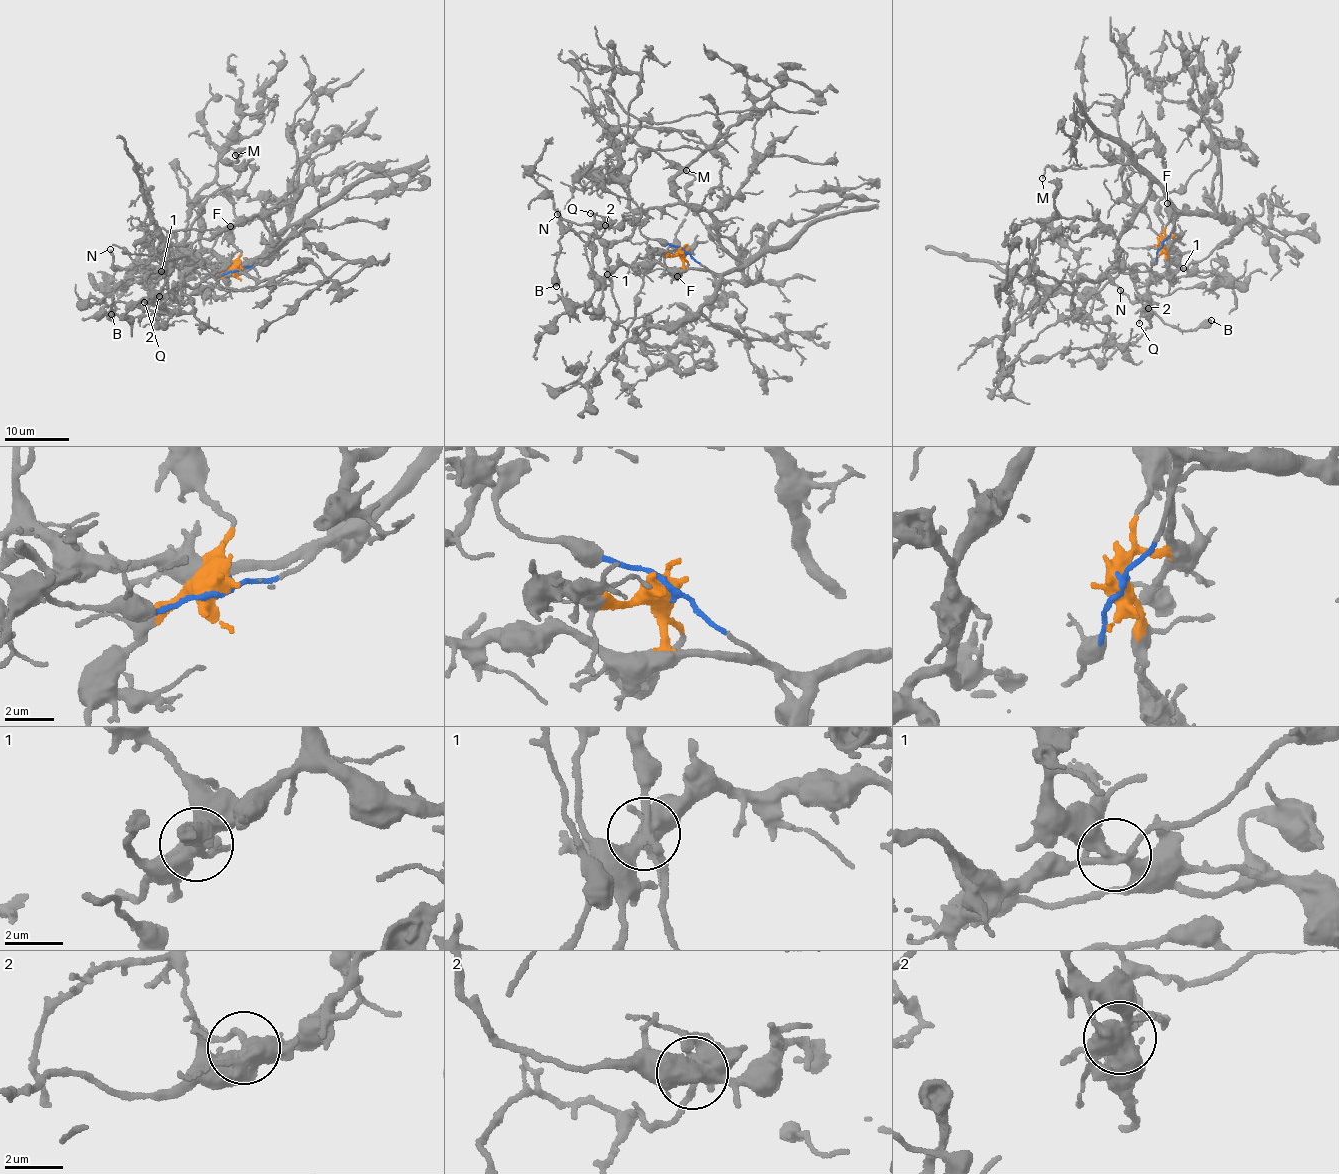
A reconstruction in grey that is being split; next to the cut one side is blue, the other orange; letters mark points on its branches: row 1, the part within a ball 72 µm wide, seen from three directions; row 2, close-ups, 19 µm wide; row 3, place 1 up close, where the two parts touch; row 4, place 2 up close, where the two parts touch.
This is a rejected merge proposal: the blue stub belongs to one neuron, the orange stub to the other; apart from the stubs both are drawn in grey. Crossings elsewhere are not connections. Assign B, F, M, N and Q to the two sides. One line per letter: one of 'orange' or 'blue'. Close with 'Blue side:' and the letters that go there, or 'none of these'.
B: blue
F: orange
M: orange
N: orange
Q: blue
Blue side: B, Q

